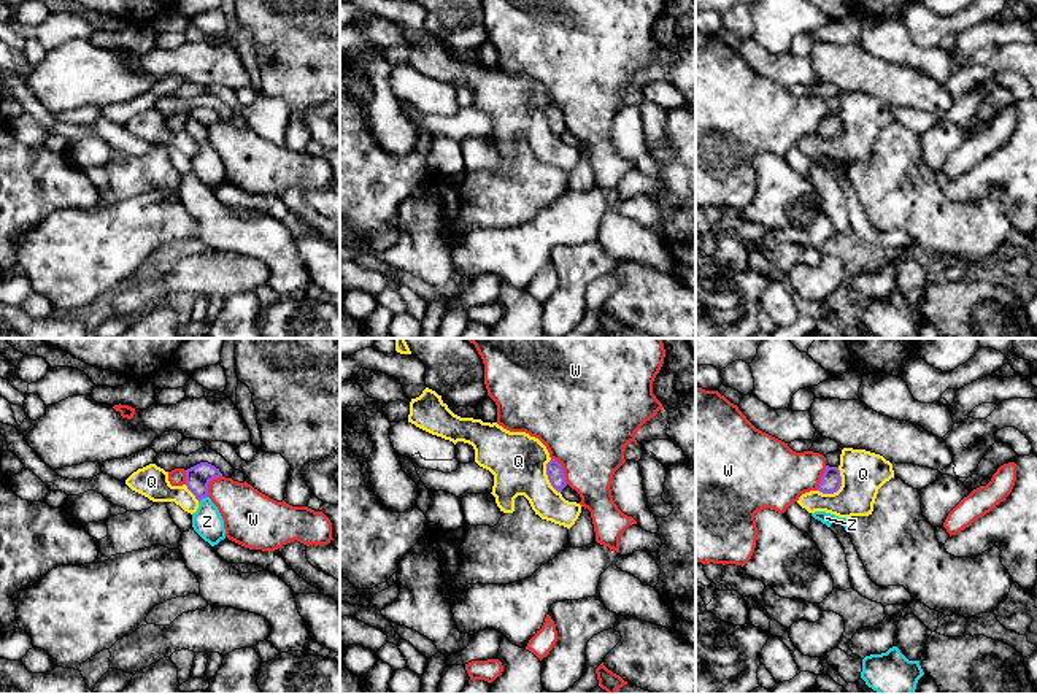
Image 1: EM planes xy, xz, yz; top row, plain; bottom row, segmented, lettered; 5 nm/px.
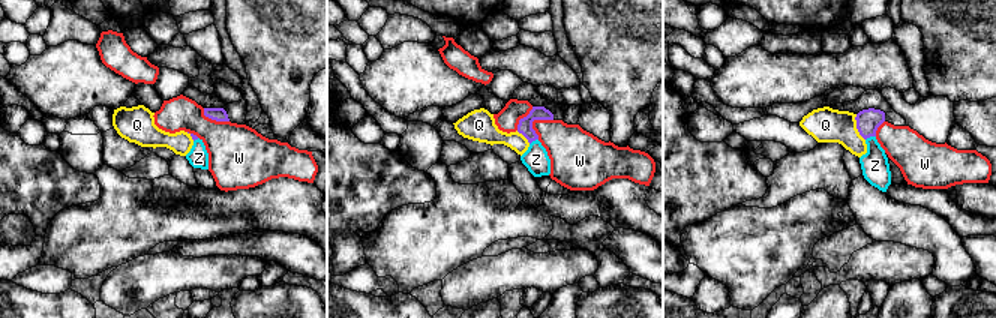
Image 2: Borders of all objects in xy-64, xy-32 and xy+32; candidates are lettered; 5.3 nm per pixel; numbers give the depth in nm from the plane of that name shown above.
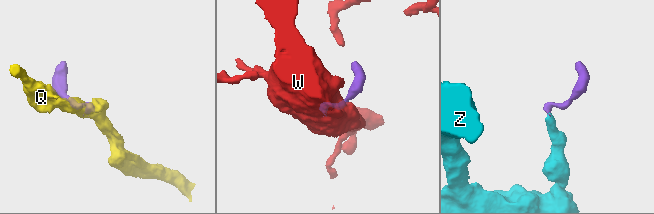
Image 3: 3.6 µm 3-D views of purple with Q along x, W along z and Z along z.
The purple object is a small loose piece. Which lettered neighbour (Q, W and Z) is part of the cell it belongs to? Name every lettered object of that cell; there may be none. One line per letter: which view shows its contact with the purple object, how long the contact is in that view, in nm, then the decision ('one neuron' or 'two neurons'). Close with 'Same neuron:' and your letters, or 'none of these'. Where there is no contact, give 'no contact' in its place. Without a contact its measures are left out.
Q: yz | 170 nm | two neurons
W: xz | 160 nm | two neurons
Z: xy | 60 nm | one neuron
Same neuron: Z

